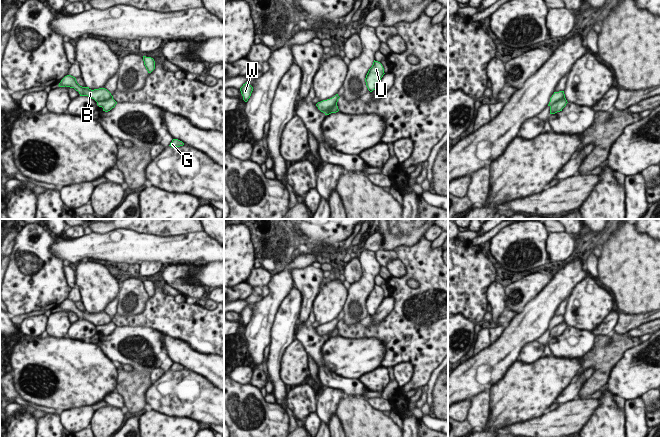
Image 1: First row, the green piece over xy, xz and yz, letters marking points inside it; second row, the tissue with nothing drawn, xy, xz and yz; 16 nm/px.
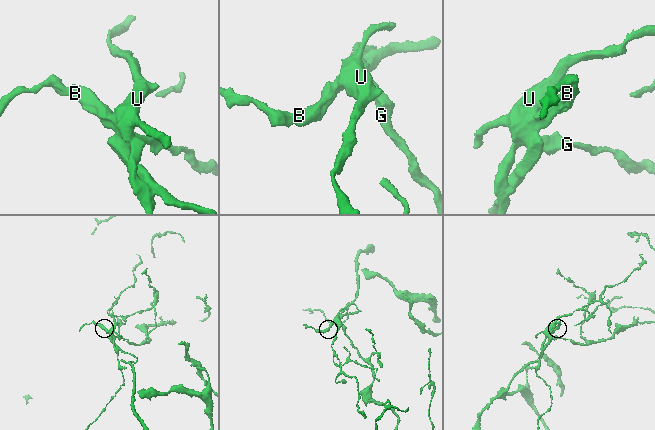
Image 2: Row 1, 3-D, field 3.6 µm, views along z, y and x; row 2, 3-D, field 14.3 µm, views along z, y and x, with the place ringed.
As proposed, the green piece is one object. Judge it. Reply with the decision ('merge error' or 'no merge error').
merge error

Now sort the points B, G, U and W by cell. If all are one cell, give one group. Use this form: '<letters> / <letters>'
B U W / G

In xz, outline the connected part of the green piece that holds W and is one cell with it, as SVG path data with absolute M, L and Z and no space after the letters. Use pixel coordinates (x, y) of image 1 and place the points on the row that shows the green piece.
M246 82L245 84L243 84L243 86L240 88L240 91L241 91L241 94L243 96L243 100L245 102L248 101L248 99L250 98L251 96L251 93L253 91L253 87L248 83Z

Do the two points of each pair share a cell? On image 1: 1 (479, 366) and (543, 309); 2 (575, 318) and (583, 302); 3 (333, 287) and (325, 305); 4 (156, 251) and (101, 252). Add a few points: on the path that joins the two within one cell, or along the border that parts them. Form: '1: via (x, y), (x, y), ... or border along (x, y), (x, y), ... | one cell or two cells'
1: via (495, 357), (527, 325) | one cell
2: via (579, 314), (583, 310), (583, 306) | one cell
3: via (333, 291), (333, 297), (329, 301) | one cell
4: via (142, 251), (115, 251) | one cell

